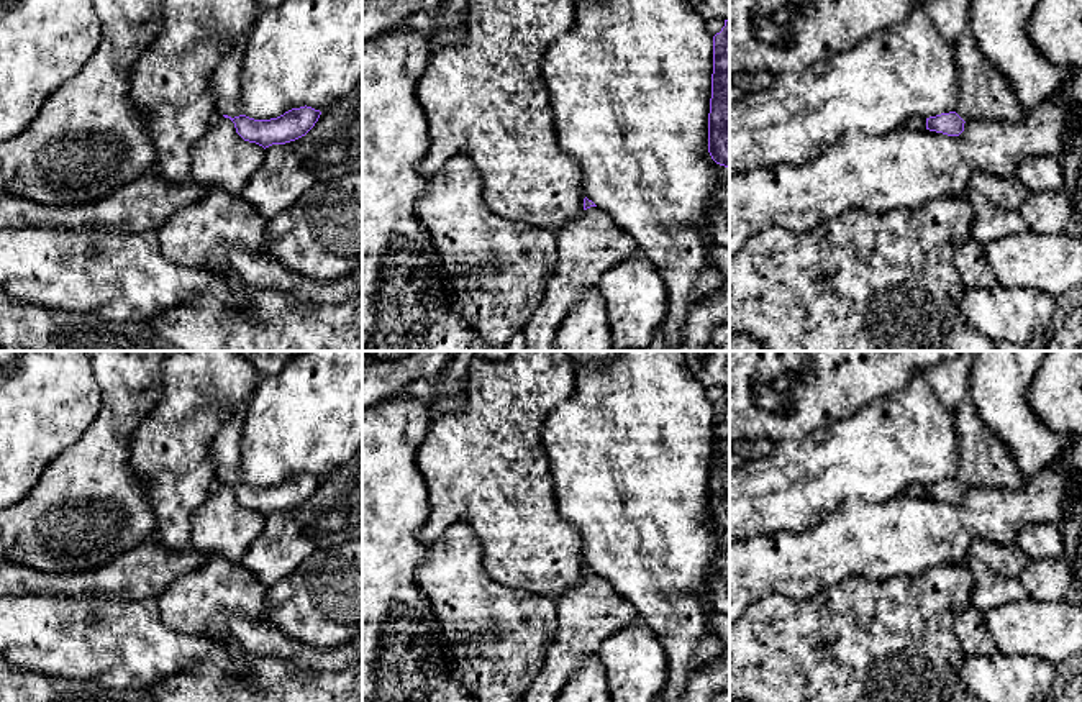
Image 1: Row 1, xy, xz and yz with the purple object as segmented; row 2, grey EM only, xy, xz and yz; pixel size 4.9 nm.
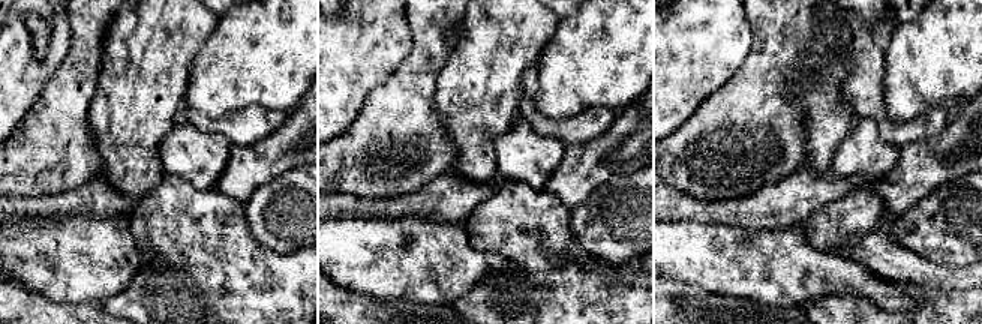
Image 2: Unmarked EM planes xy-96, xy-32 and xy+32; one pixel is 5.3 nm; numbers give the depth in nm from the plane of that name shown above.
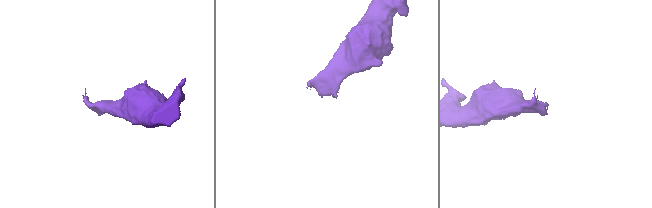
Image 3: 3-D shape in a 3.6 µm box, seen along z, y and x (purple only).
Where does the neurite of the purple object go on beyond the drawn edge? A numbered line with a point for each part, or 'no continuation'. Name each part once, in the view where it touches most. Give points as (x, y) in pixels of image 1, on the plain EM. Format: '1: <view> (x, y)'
1: xy (225, 450)

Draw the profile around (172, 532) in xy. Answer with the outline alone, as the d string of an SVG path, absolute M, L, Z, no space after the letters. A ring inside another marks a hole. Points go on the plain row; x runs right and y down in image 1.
M174 351L162 362L162 397L139 423L130 446L130 467L143 484L154 513L152 541L179 551L190 546L190 515L211 494L215 463L210 444L231 403L246 403L259 382L256 367L239 351Z

